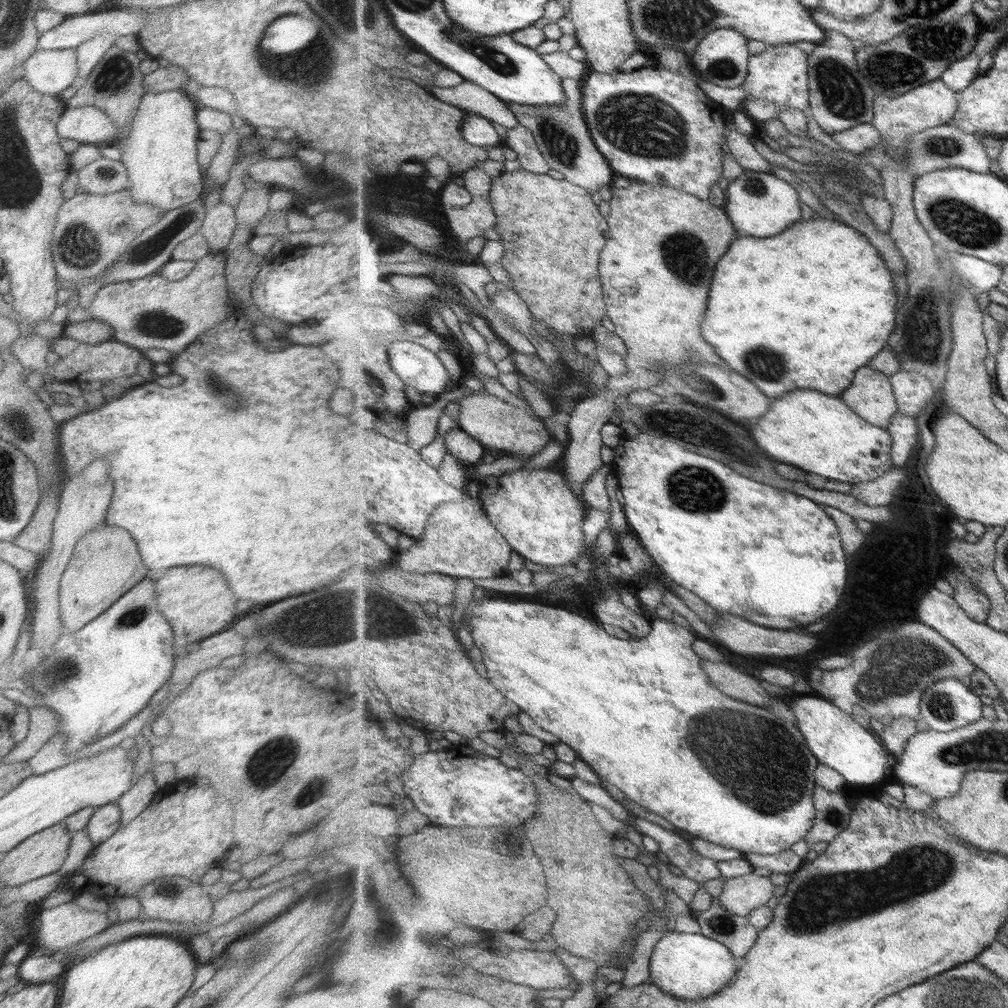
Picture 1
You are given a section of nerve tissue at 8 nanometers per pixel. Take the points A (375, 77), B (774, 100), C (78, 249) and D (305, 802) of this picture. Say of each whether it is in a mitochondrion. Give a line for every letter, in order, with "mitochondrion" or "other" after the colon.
A: other
B: other
C: mitochondrion
D: mitochondrion

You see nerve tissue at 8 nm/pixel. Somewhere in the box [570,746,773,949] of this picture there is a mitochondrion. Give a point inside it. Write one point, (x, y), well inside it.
(724, 925)

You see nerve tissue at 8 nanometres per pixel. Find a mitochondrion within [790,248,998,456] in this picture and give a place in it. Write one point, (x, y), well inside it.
(921, 340)

